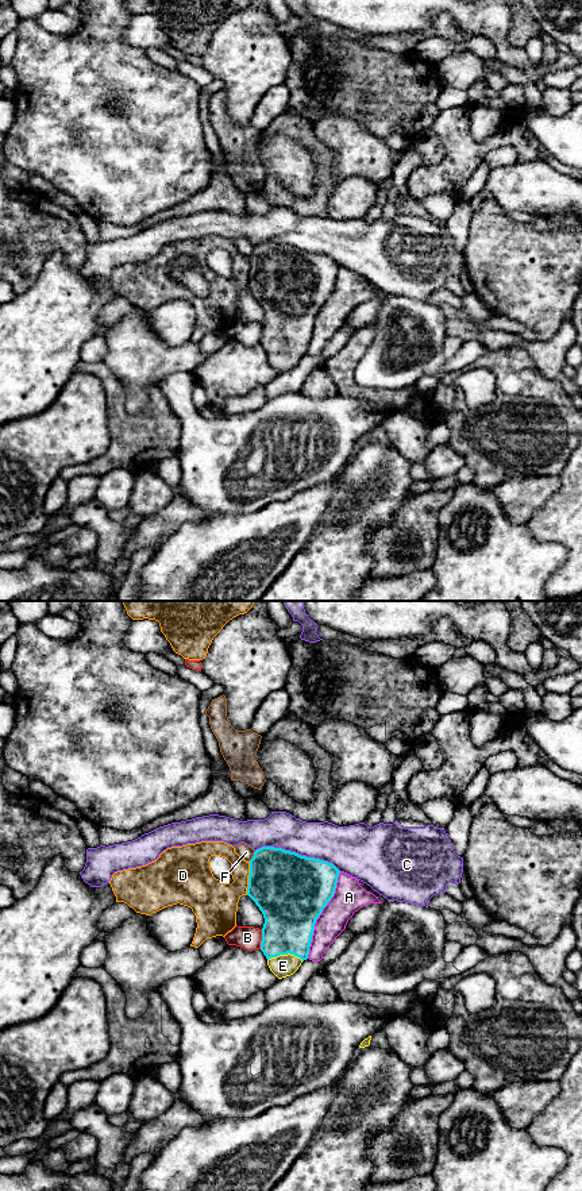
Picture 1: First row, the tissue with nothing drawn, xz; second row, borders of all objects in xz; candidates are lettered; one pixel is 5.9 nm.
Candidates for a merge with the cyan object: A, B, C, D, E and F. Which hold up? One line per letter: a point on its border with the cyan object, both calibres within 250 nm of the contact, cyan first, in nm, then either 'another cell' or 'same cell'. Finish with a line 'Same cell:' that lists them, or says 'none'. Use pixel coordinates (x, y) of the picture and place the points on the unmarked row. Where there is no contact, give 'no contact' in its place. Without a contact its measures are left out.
A: contact xz (319, 309); calibres 440 and 180 nm; another cell
B: contact xz (262, 334); calibres 340 and 140 nm; another cell
C: contact xz (297, 249); calibres 440 and 220 nm; another cell
D: contact xz (249, 273); calibres 420 and 260 nm; another cell
E: contact xz (285, 349); calibres 320 and 140 nm; same cell
F: contact xz (253, 251); calibres 400 and 90 nm; another cell
Same cell: E

